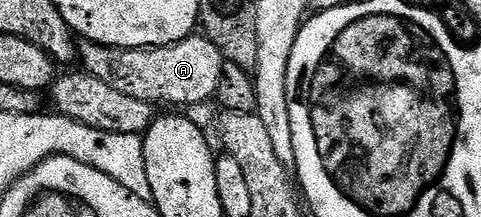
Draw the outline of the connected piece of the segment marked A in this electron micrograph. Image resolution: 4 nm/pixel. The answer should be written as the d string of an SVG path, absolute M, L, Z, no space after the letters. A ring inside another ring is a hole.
M203 34L187 36L176 44L167 44L161 48L108 48L105 44L84 42L78 48L78 60L83 71L94 74L94 78L102 78L106 86L114 86L114 90L122 90L122 94L130 94L130 98L146 100L153 106L164 104L200 104L203 100L212 100L218 90L218 78L222 78L222 66L226 63L218 46Z

